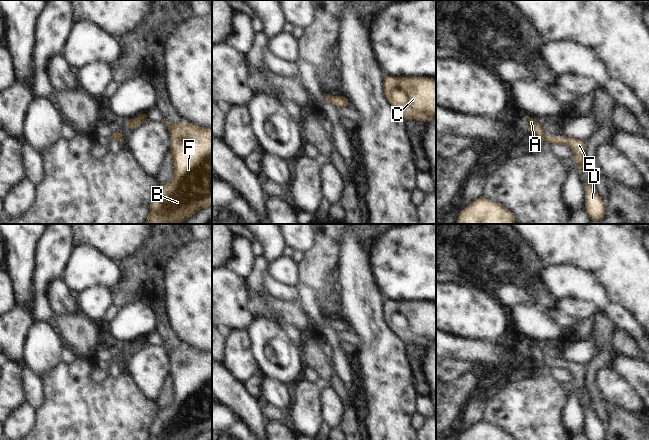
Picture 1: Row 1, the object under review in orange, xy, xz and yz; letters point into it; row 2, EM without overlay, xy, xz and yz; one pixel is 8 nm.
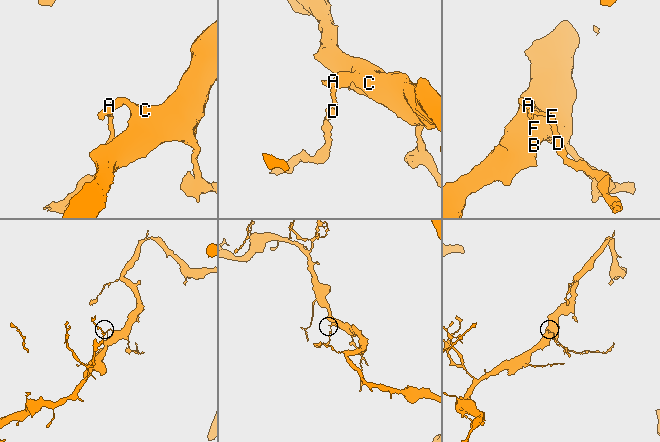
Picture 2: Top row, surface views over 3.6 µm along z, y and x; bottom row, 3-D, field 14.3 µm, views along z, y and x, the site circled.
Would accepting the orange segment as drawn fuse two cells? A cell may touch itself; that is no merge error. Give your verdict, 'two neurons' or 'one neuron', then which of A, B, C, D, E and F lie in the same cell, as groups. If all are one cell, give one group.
two neurons; A B C F / D E

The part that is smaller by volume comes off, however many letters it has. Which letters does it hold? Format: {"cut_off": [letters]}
{"cut_off": ["D", "E"]}

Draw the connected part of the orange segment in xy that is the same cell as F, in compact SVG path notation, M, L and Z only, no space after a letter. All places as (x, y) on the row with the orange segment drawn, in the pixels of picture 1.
M162 121L166 124L170 137L170 150L174 175L165 184L159 184L155 190L144 224L179 224L190 218L201 209L212 206L212 128L200 127L191 122L182 121L179 124Z

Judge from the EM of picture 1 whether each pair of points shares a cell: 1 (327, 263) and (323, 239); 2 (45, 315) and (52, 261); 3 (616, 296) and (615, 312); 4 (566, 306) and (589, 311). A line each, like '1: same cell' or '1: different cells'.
1: same cell
2: same cell
3: different cells
4: same cell

